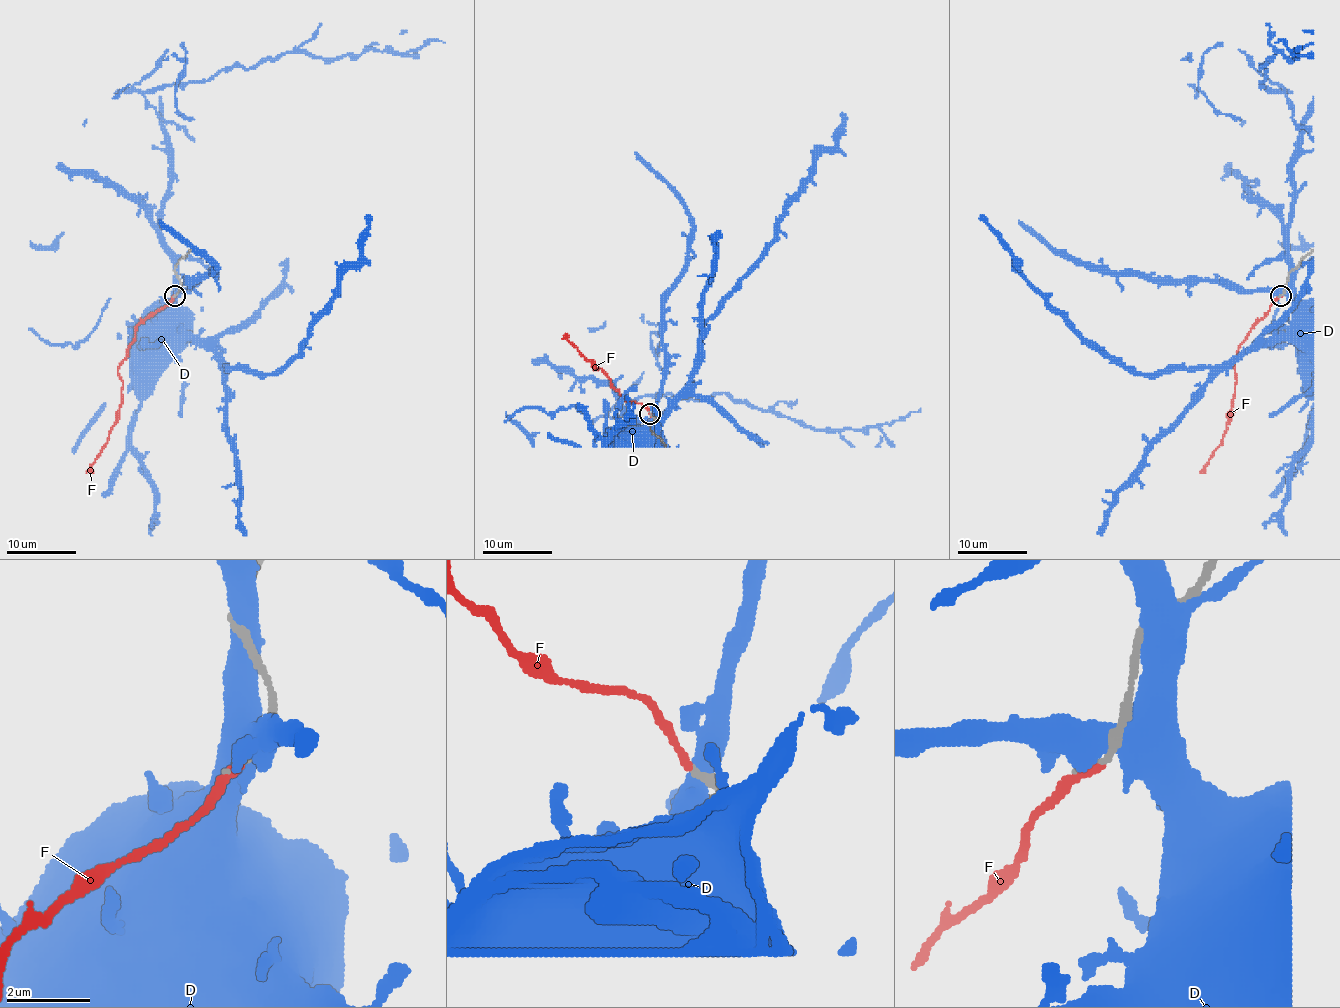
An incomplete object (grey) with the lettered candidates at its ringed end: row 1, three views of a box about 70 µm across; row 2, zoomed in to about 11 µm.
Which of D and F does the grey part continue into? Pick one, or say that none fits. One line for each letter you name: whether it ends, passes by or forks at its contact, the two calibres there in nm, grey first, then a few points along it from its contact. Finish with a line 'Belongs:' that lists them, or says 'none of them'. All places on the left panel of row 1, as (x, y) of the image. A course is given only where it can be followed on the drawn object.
Belongs: none of them

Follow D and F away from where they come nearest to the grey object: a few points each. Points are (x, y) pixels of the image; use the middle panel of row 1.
D: (654, 418), (635, 422), (638, 434), (621, 417), (643, 396), (716, 392), (816, 429), (878, 427), (920, 408)
F: (650, 415), (641, 403), (628, 401), (612, 387), (610, 378), (593, 368), (598, 368), (582, 356), (565, 333)

